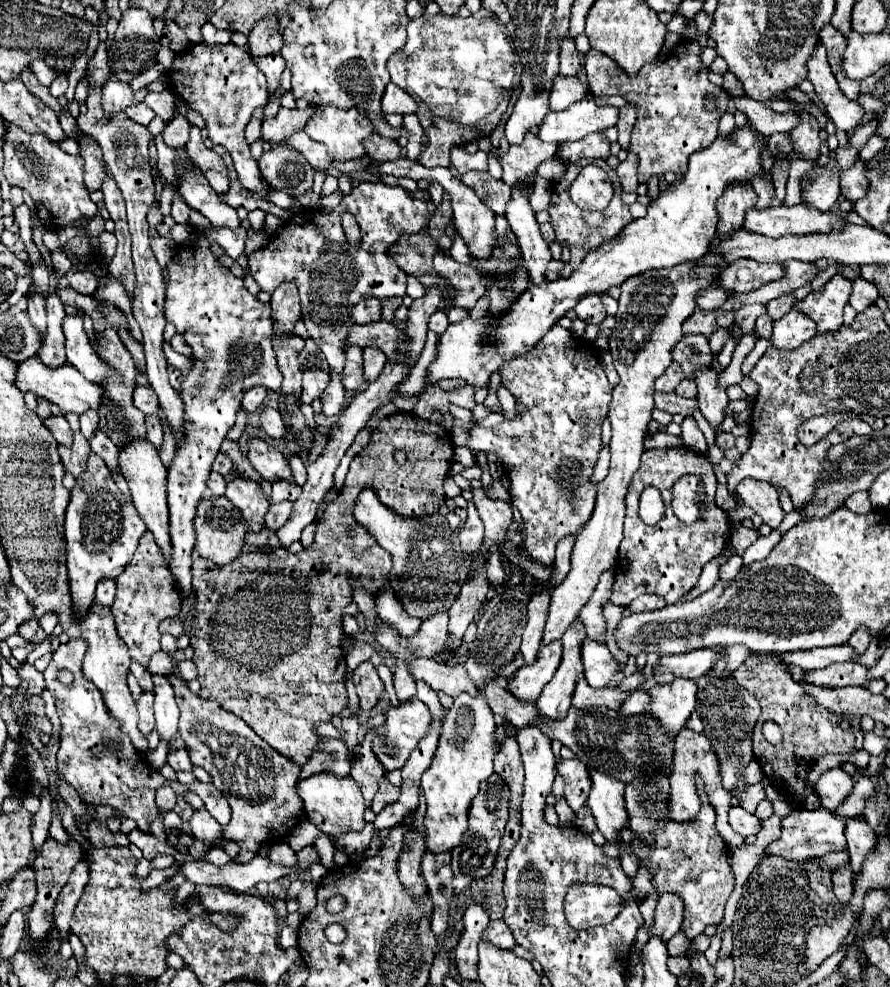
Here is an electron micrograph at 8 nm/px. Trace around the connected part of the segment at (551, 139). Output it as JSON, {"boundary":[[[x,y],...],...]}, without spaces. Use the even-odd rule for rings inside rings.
{"boundary":[[[592,95],[572,103],[564,111],[550,111],[540,125],[540,139],[548,143],[578,141],[592,133],[614,127],[620,119],[618,107],[598,107]]]}

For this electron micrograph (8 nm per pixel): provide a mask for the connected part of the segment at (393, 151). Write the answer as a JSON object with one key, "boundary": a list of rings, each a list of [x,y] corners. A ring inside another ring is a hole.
{"boundary":[[[372,135],[372,139],[368,139],[366,143],[368,147],[368,157],[372,157],[374,161],[396,161],[402,157],[402,147],[394,141],[394,139],[386,139],[380,135]]]}

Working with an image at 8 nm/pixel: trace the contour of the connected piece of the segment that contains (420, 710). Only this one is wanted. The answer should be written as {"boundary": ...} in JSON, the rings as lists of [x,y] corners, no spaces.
{"boundary":[[[410,699],[386,713],[386,735],[372,739],[372,751],[386,771],[402,769],[412,749],[432,727],[432,713],[420,699]]]}

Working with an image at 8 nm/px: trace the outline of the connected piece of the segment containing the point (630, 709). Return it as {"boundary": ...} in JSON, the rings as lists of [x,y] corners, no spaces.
{"boundary":[[[636,689],[628,695],[628,699],[624,701],[624,707],[620,709],[622,715],[634,715],[634,713],[644,713],[650,707],[650,693]]]}

